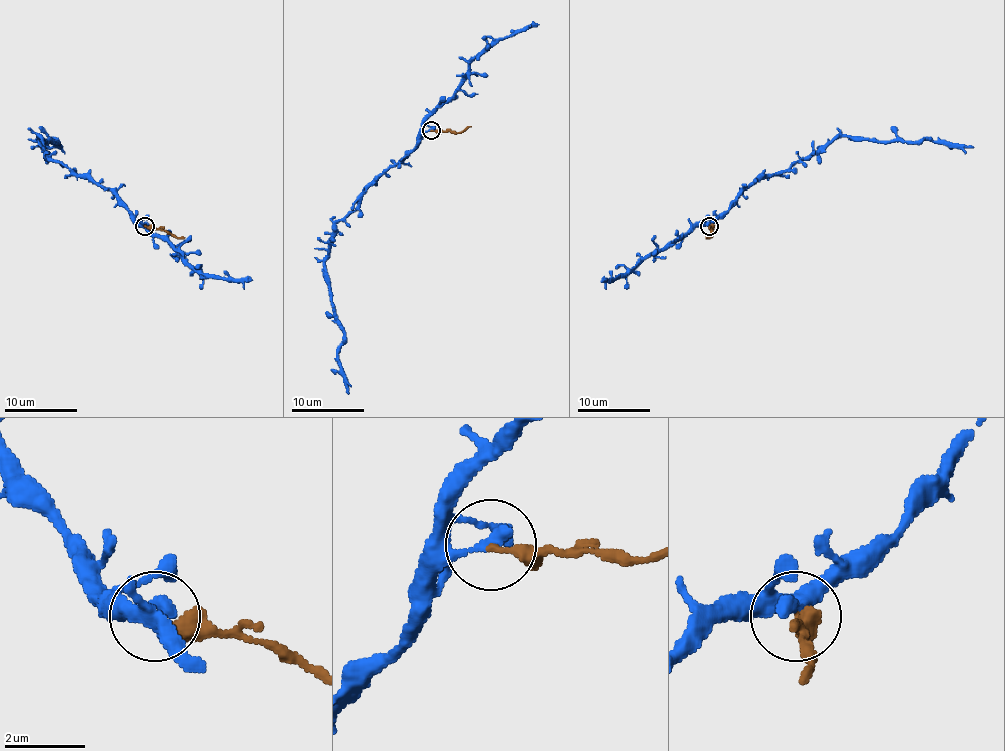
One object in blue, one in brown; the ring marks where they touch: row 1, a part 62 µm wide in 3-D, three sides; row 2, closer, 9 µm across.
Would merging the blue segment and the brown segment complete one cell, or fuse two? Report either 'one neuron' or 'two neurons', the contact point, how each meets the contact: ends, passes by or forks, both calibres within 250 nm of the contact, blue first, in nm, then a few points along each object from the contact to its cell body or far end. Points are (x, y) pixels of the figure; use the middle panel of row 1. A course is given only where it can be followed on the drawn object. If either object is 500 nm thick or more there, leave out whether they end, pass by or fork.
two neurons; at (431, 130); blue ends there; brown ends there; 320 nm thick on the blue side, 240 nm on the other; blue runs (431, 130), (336, 224), (325, 280), (343, 333), (338, 365), (348, 394); brown runs (431, 130), (460, 132), (471, 127)

